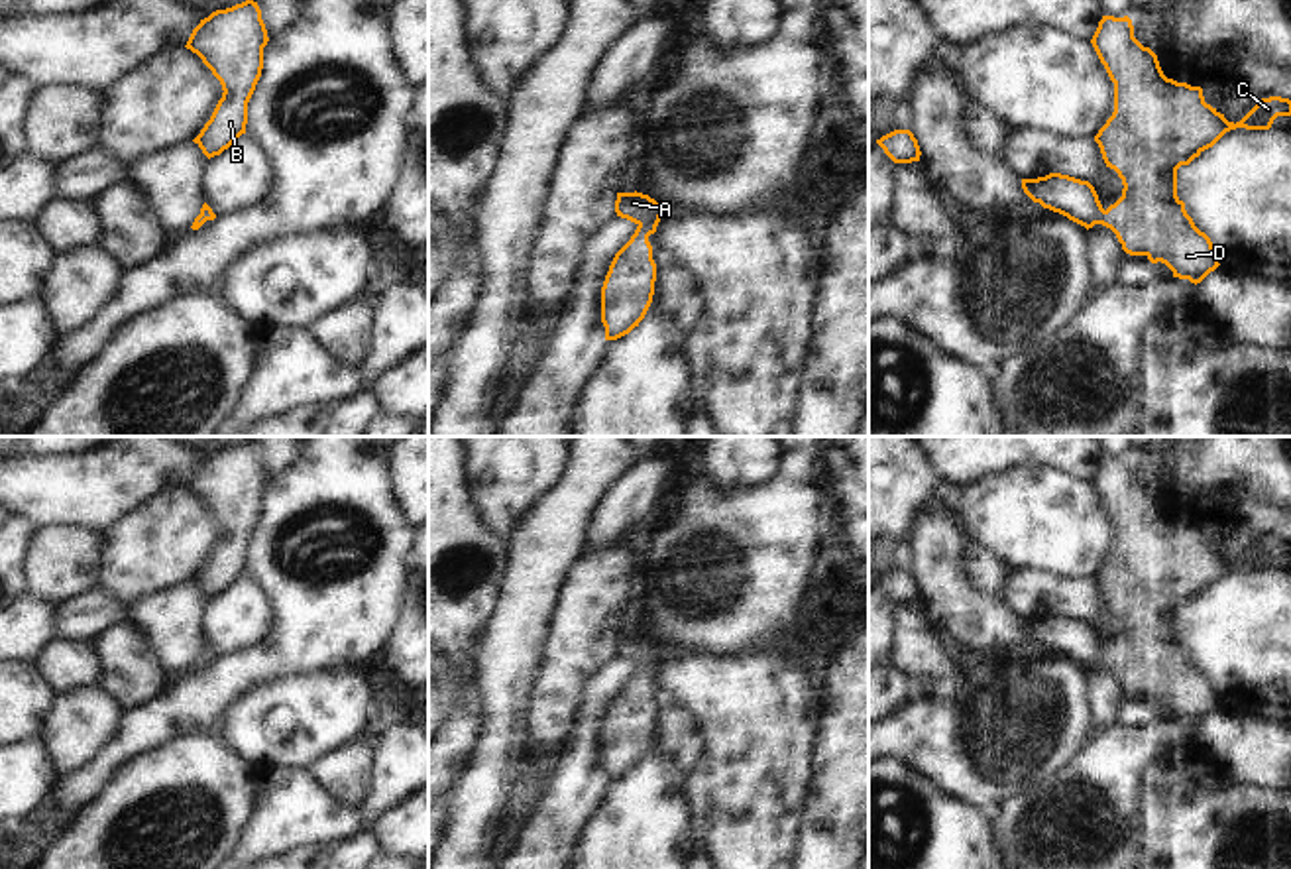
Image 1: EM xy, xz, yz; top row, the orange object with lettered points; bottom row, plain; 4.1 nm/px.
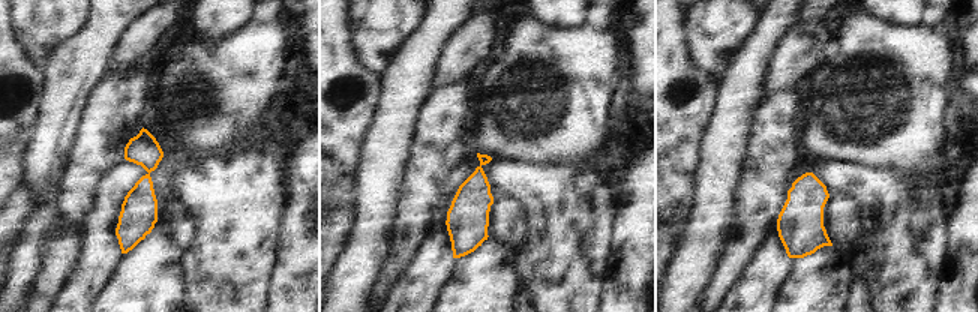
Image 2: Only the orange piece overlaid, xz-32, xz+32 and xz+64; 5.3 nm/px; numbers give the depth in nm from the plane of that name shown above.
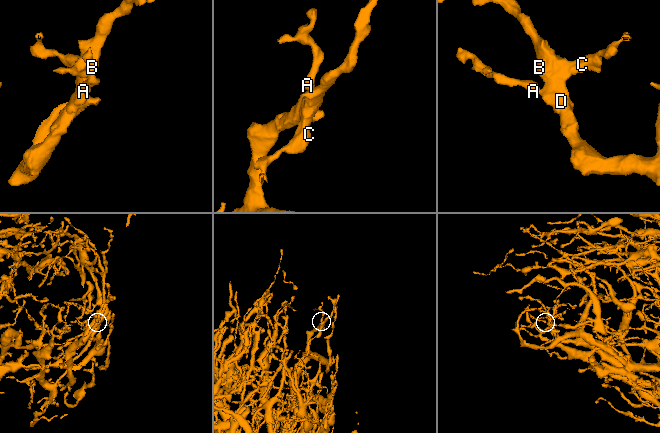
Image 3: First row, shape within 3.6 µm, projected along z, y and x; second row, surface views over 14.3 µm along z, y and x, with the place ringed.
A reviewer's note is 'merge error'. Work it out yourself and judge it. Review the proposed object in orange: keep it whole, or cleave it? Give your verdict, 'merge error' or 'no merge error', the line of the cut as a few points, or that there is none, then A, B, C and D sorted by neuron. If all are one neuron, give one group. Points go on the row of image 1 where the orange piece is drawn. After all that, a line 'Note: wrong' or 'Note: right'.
no merge error; no cut; A B C D
Note: wrong

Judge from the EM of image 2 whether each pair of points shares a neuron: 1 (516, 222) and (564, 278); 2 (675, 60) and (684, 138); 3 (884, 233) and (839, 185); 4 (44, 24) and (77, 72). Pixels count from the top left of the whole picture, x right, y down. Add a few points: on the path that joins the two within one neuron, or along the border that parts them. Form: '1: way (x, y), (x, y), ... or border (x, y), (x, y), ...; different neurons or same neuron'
1: border (512, 200), (525, 215), (525, 236), (516, 252); different neurons
2: way (695, 80), (699, 92), (684, 108), (684, 119); same neuron
3: way (884, 218), (854, 186); same neuron
4: border (87, 24), (77, 35), (68, 38), (42, 66); different neurons

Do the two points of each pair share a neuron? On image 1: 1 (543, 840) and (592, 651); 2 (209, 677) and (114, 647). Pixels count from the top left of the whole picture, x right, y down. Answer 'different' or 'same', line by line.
1: different
2: different

